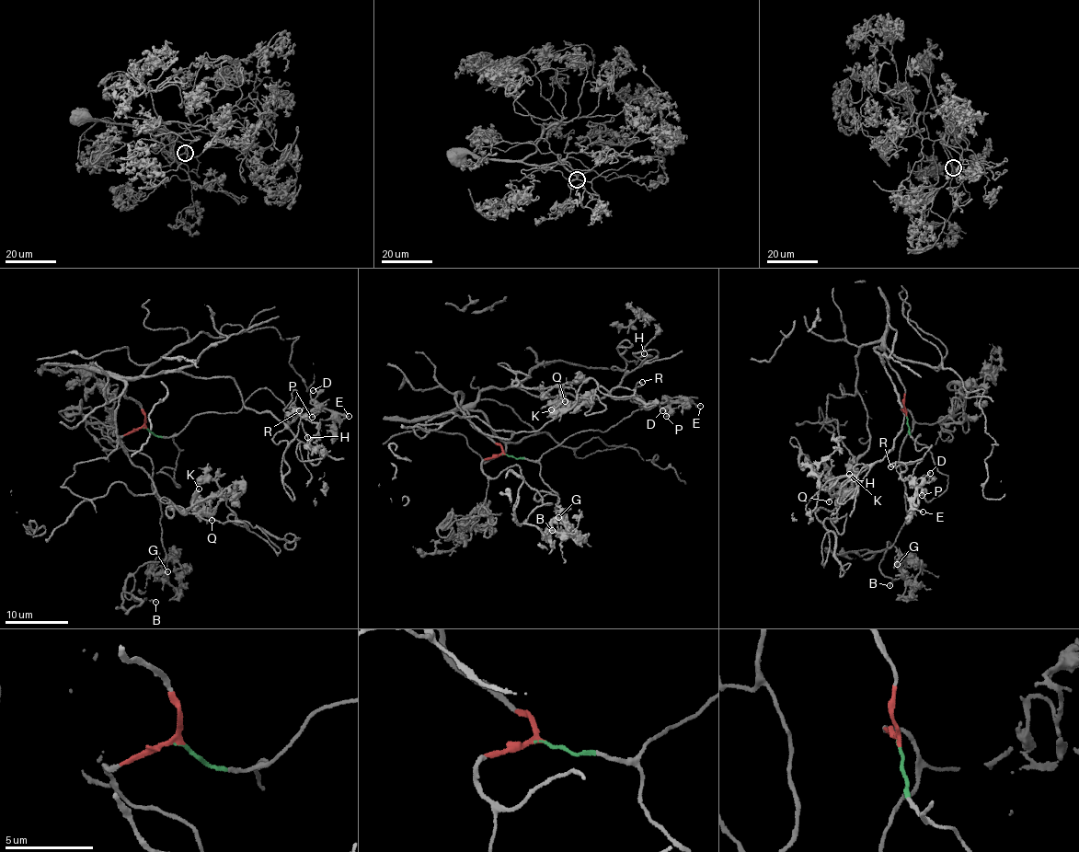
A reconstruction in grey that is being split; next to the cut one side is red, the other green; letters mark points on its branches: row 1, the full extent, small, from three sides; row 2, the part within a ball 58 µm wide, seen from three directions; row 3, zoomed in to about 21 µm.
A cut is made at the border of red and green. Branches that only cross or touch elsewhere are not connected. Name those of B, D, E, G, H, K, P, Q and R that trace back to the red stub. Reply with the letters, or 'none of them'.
B, G, H, K, Q

